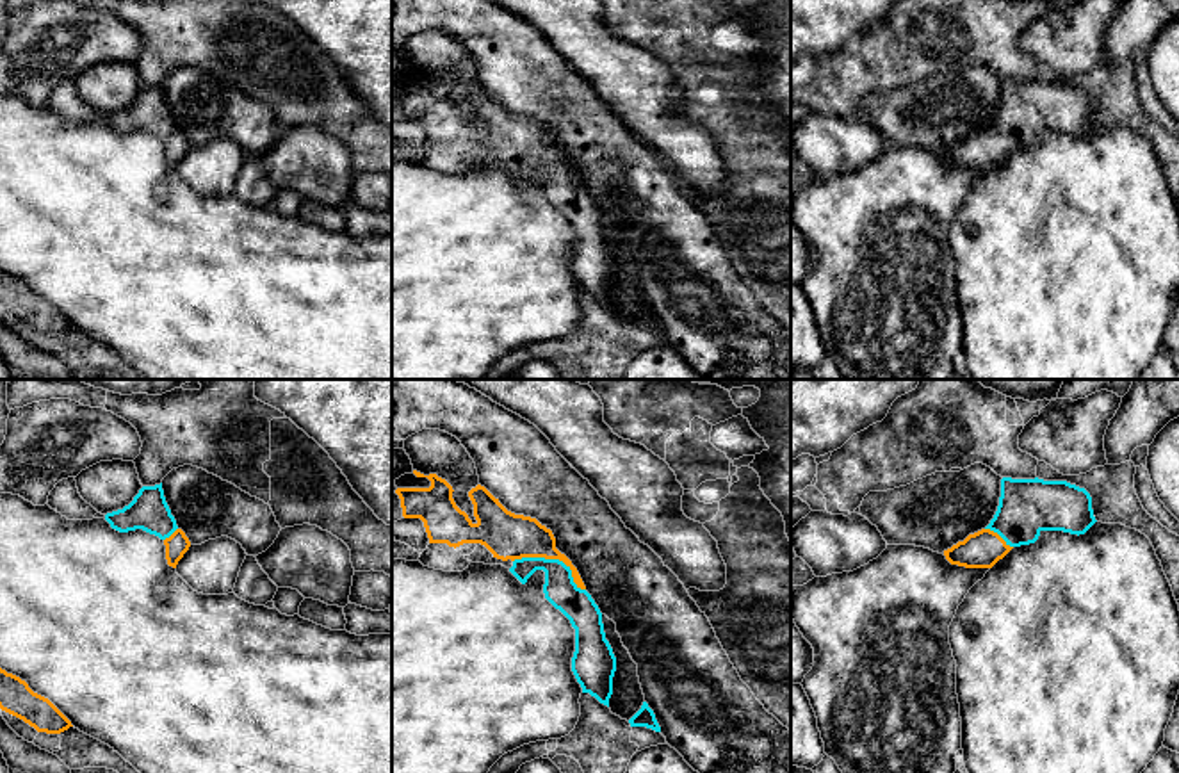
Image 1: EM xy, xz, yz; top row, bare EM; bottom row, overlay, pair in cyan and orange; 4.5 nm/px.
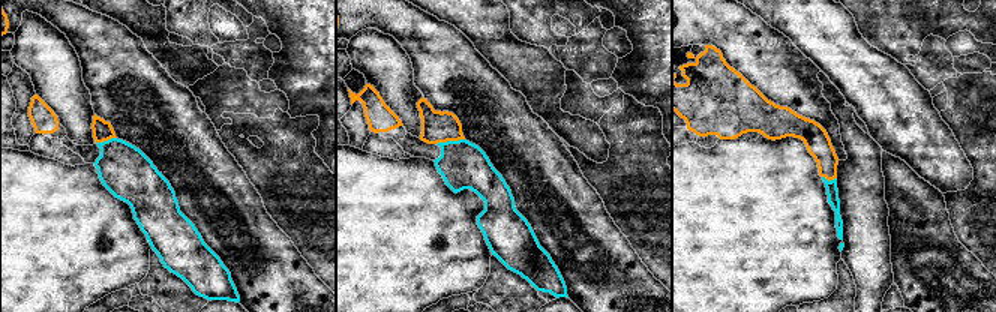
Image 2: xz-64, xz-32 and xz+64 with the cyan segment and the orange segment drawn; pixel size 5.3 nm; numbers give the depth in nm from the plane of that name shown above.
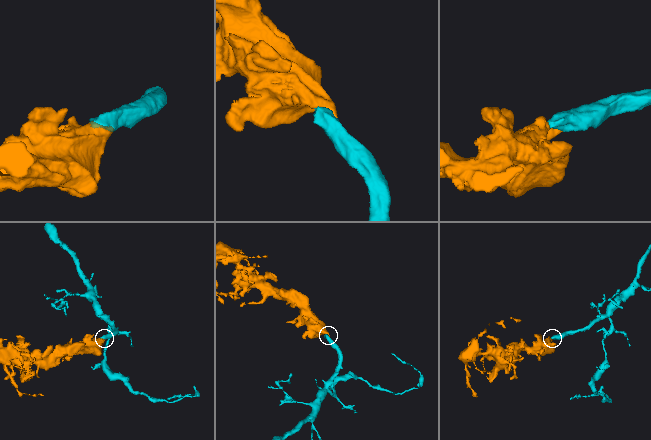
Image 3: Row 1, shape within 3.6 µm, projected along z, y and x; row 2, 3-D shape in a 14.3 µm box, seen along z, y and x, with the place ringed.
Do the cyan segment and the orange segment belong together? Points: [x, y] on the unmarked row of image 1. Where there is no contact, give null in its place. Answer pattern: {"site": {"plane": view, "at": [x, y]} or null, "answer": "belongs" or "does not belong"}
{"site": {"plane": "xz", "at": [552, 161]}, "answer": "belongs"}

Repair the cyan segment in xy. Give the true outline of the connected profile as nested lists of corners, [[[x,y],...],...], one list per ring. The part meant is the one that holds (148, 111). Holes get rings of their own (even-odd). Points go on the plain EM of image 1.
[[[162,84],[155,87],[142,87],[128,107],[107,114],[105,121],[119,134],[142,130],[159,137],[166,146],[167,166],[173,169],[176,169],[178,162],[191,148],[189,139],[176,126],[176,121],[171,116]]]

